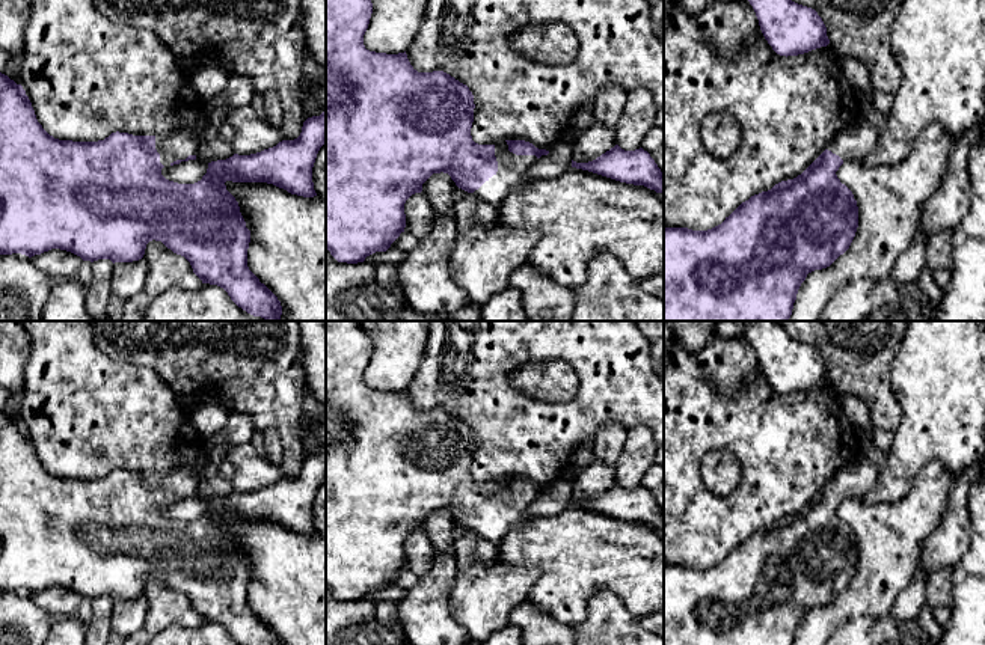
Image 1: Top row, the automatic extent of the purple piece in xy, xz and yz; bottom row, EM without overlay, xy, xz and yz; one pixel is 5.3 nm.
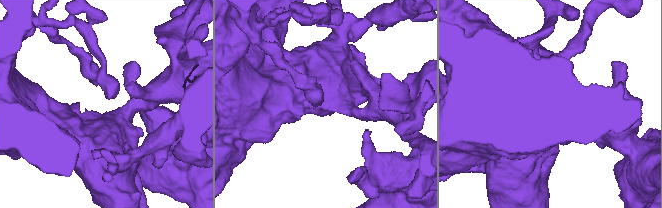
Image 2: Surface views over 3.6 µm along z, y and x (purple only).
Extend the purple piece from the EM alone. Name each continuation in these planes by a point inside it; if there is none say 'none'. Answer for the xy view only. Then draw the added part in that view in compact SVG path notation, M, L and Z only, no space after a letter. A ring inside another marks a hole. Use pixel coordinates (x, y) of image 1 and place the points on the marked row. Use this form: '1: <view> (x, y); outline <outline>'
1: xy (239, 91); outline M229 75L222 92L223 102L207 101L205 119L198 131L181 130L172 134L155 136L155 149L160 163L166 167L176 160L196 155L201 145L217 136L219 128L226 124L226 112L250 105L253 95L252 81L243 75Z

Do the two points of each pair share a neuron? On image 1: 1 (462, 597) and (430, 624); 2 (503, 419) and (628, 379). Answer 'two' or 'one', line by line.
1: two
2: one

